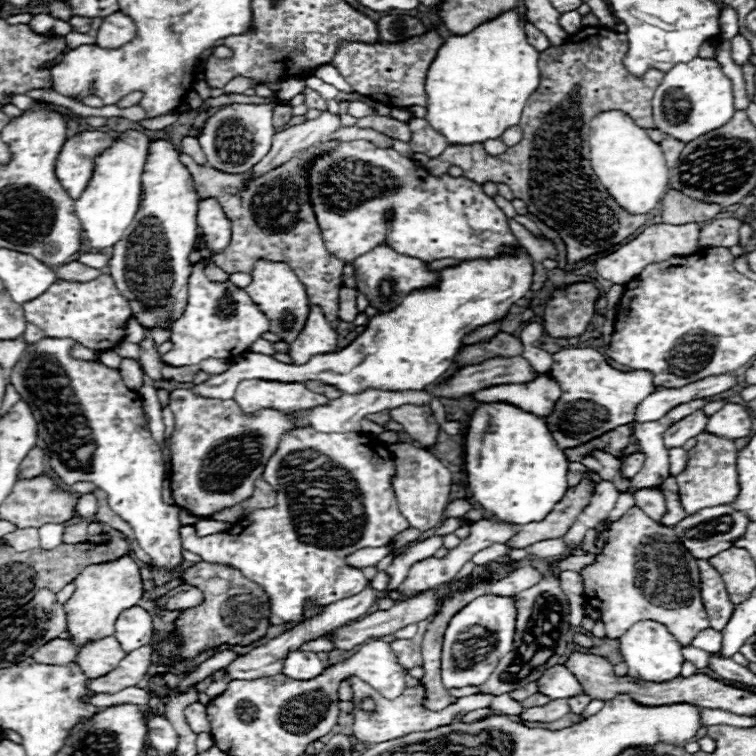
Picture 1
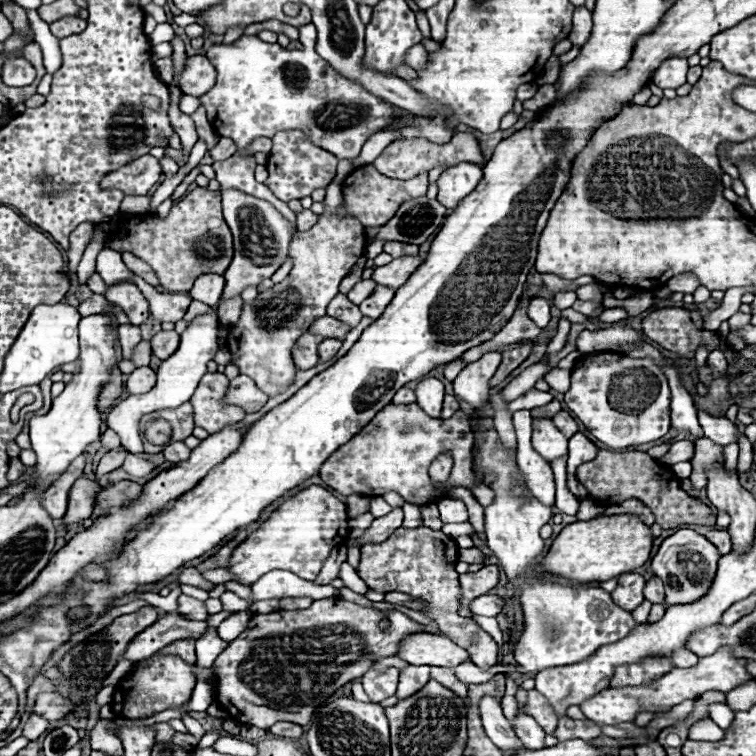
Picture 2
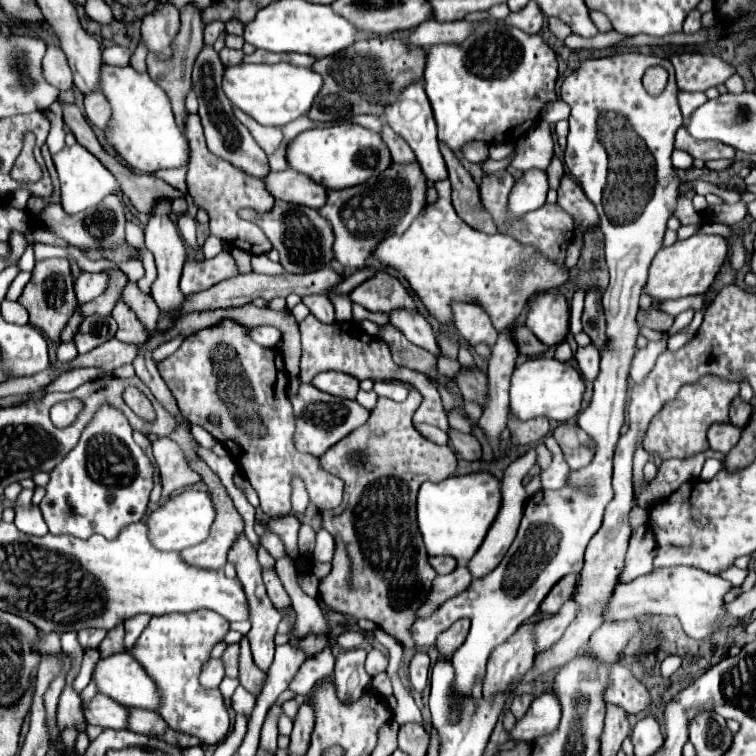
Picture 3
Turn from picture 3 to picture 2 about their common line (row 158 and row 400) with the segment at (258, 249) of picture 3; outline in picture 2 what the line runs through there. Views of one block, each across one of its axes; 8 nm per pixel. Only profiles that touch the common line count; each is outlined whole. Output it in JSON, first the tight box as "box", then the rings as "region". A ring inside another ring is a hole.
{"box":[190,372,246,434],"region":[[[208,372],[200,380],[194,396],[190,398],[190,404],[194,408],[194,422],[196,426],[204,428],[208,434],[222,430],[228,424],[240,422],[246,416],[242,408],[234,408],[222,402],[222,398],[226,396],[228,384],[230,380],[224,374]]]}

